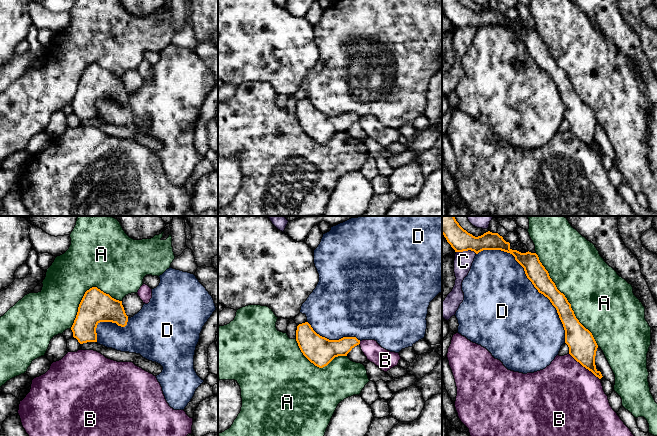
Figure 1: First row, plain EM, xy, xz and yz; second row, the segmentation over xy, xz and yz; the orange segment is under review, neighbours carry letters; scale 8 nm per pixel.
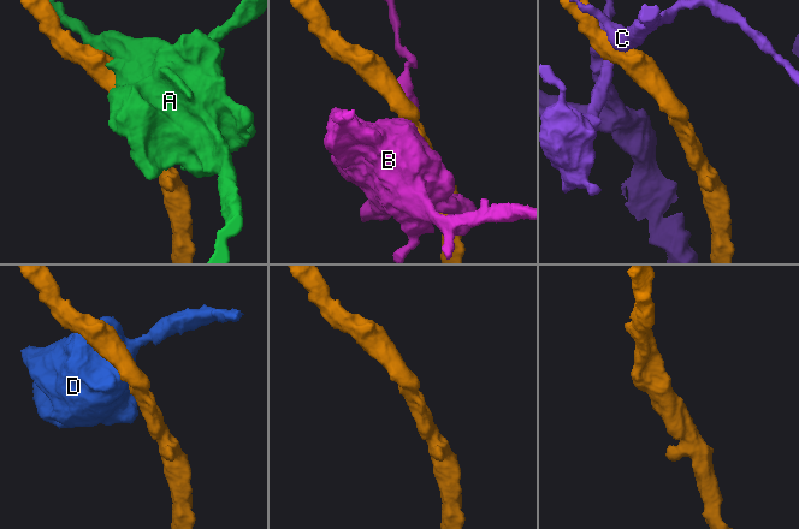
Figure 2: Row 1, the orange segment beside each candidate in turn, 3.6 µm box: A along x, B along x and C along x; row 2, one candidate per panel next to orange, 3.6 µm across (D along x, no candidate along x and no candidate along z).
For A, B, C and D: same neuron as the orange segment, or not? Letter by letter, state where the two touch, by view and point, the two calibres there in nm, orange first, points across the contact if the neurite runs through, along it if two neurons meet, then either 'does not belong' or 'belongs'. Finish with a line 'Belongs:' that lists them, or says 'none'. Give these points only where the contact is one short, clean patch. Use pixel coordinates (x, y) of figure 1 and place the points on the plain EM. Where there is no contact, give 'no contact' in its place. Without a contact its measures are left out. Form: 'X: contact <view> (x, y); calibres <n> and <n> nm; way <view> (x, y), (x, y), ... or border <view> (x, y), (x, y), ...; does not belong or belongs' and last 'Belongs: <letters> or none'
A: contact yz (567, 76); calibres 160 and 460 nm; does not belong
B: contact yz (584, 142); calibres 220 and 480 nm; does not belong
C: contact yz (466, 26); calibres 180 and 150 nm; does not belong
D: contact yz (531, 57); calibres 160 and 500 nm; does not belong
Belongs: none

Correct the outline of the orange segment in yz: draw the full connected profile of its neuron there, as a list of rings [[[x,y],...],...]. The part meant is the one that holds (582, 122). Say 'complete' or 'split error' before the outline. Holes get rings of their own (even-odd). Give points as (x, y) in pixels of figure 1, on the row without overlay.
complete | [[[442,0],[442,10],[455,28],[474,27],[476,30],[483,26],[501,26],[512,30],[515,36],[524,44],[527,54],[539,69],[547,73],[556,84],[565,106],[565,119],[569,123],[569,130],[583,143],[591,147],[596,153],[603,152],[596,145],[595,132],[598,121],[592,109],[576,94],[571,80],[561,69],[542,41],[536,29],[521,29],[510,24],[498,9],[490,7],[475,13],[464,6],[459,0]]]

